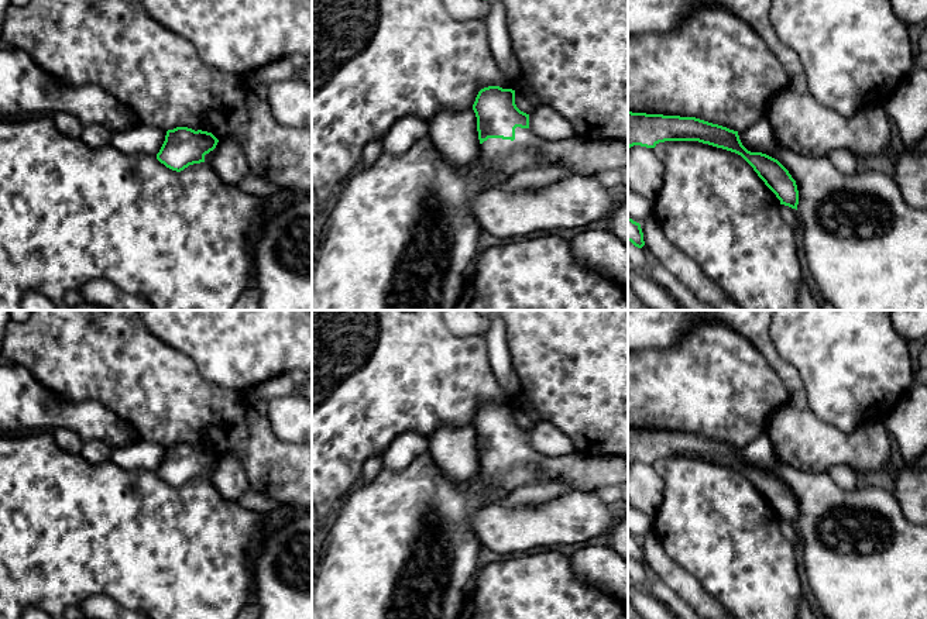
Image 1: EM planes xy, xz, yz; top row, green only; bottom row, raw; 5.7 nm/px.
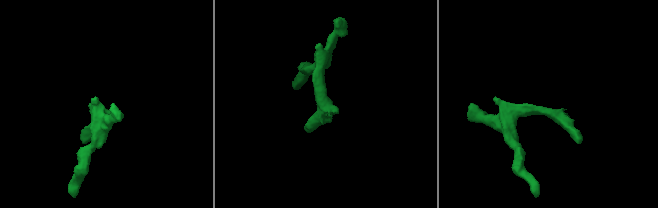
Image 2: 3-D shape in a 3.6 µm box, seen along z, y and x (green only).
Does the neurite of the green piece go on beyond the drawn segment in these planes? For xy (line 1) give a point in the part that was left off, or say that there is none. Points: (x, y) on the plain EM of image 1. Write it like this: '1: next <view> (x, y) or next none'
1: next none

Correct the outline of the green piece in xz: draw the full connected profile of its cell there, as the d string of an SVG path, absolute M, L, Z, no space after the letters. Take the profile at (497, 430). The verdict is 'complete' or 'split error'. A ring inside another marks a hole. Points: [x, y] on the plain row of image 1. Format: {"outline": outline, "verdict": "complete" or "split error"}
{"outline": "M488 402L478 407L473 426L477 433L480 474L467 484L452 482L435 464L429 451L416 457L401 472L385 468L370 482L357 482L341 499L329 529L319 537L320 557L312 563L312 619L457 619L466 591L478 571L483 543L467 525L467 517L515 489L542 481L560 481L573 489L597 492L608 485L628 485L628 460L545 455L529 444L529 430L515 420L515 406Z", "verdict": "split error"}

